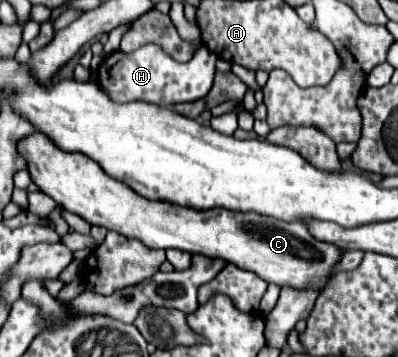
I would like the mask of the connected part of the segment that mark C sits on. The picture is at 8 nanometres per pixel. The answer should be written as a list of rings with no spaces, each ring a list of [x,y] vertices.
[[[34,132],[30,138],[20,140],[20,154],[28,158],[28,172],[32,182],[50,198],[54,198],[62,208],[82,216],[86,222],[104,226],[108,230],[114,230],[118,234],[124,234],[128,238],[138,238],[148,248],[178,248],[186,250],[190,254],[204,254],[208,258],[224,258],[244,270],[256,272],[260,278],[264,278],[268,284],[278,286],[292,286],[292,288],[316,288],[322,290],[328,280],[328,270],[340,260],[342,250],[338,250],[334,244],[326,244],[316,240],[306,224],[302,222],[280,222],[276,218],[264,218],[262,214],[240,214],[230,212],[226,208],[212,208],[212,210],[194,210],[184,208],[170,202],[156,202],[138,196],[132,192],[126,184],[120,184],[118,180],[110,178],[92,158],[80,152],[64,152],[56,148],[56,144],[44,134]]]

